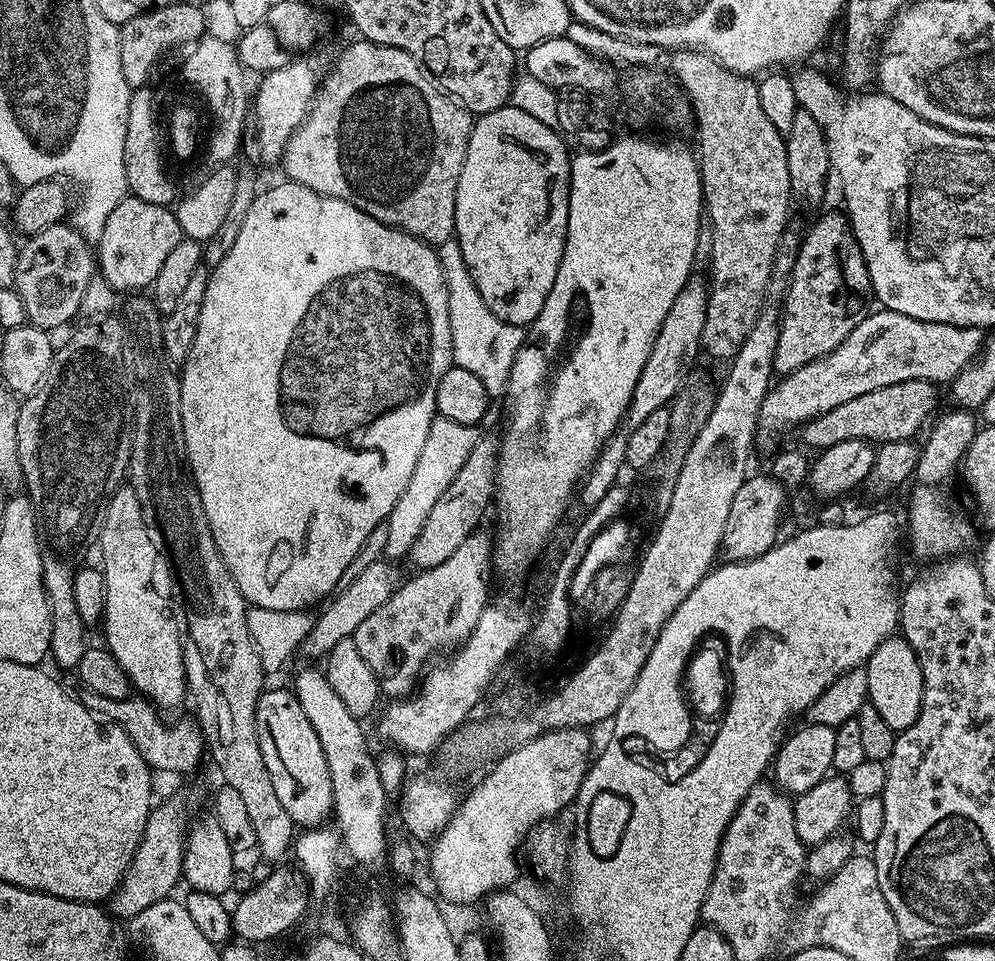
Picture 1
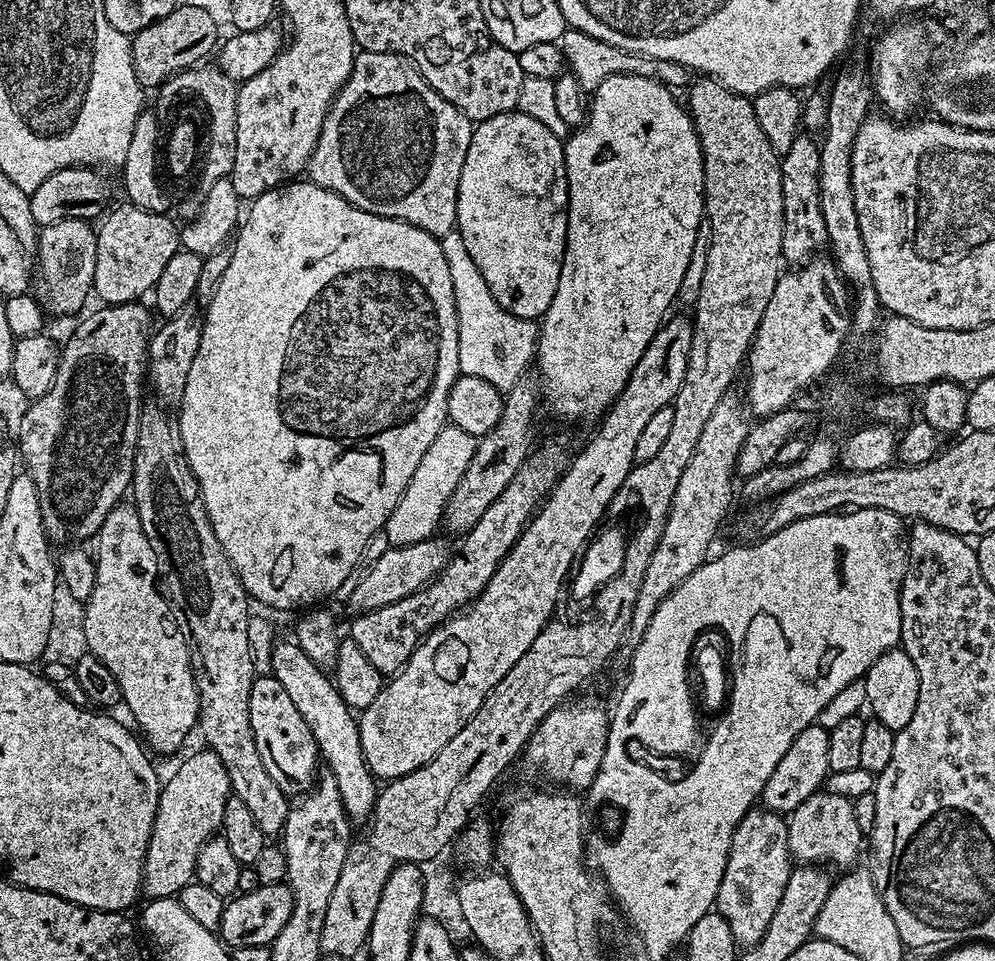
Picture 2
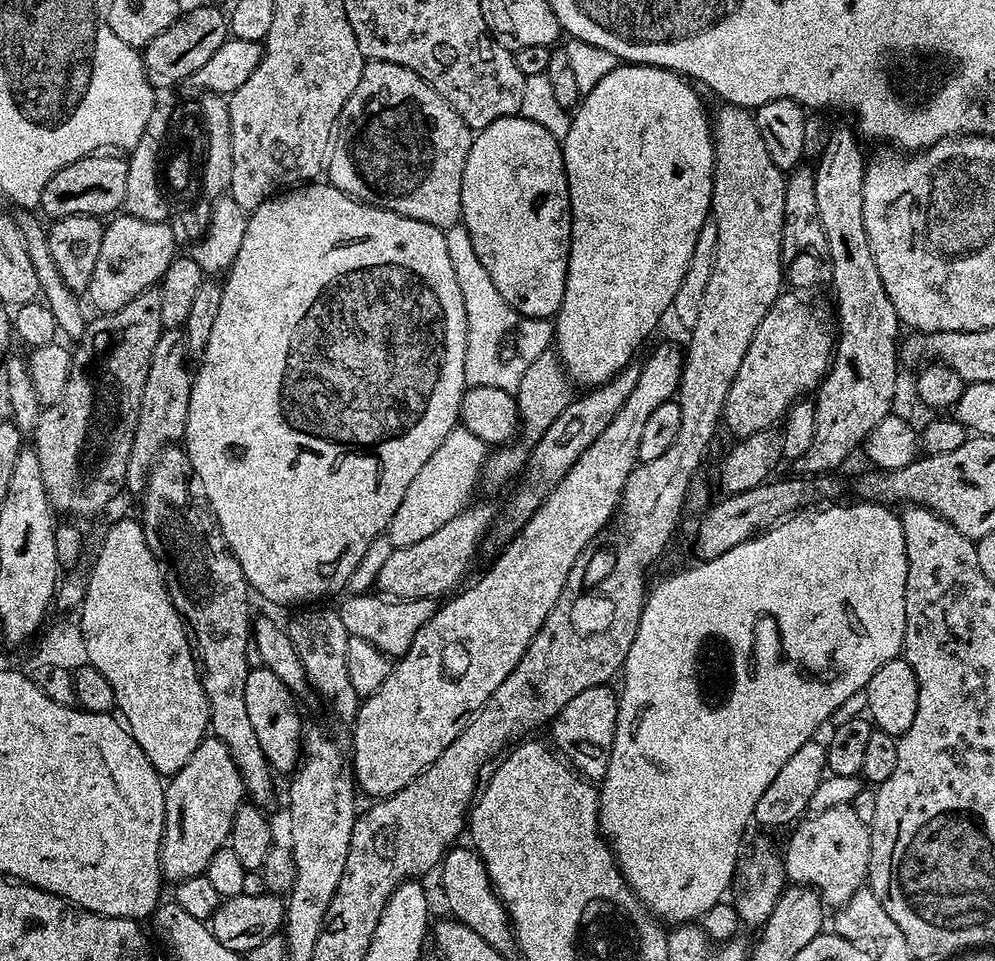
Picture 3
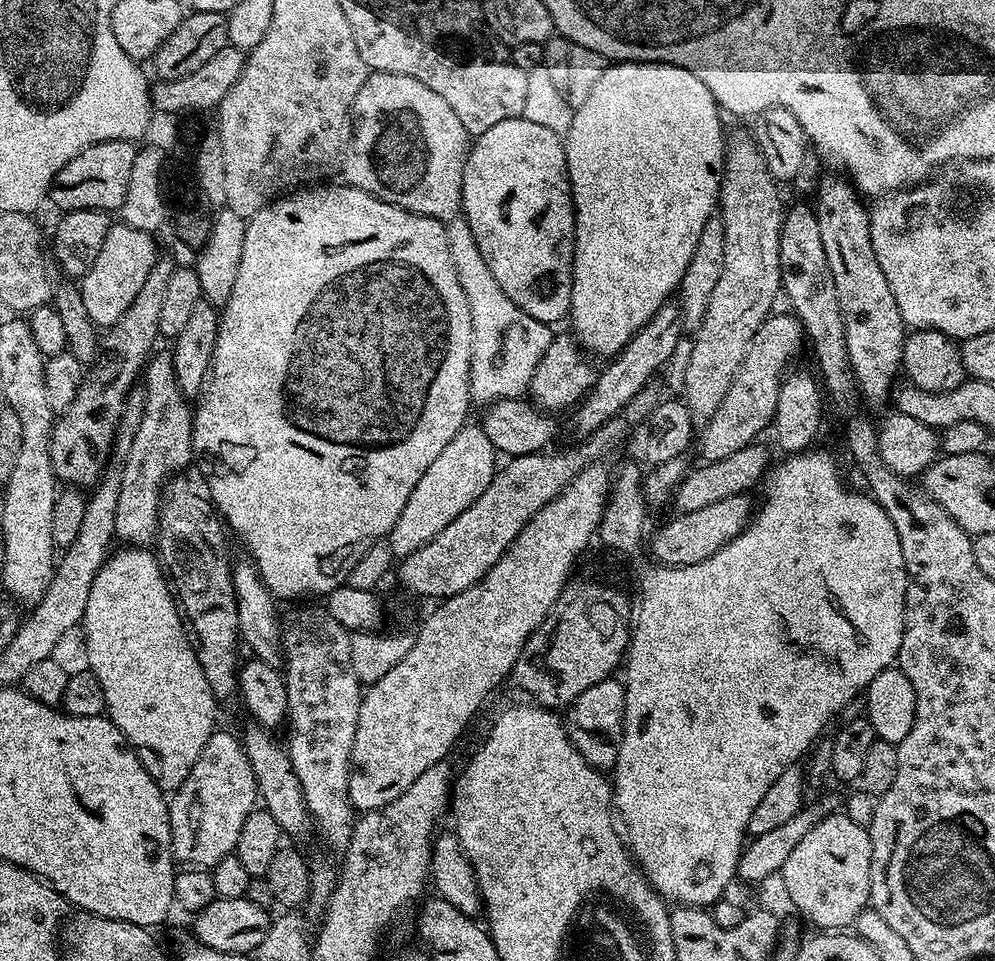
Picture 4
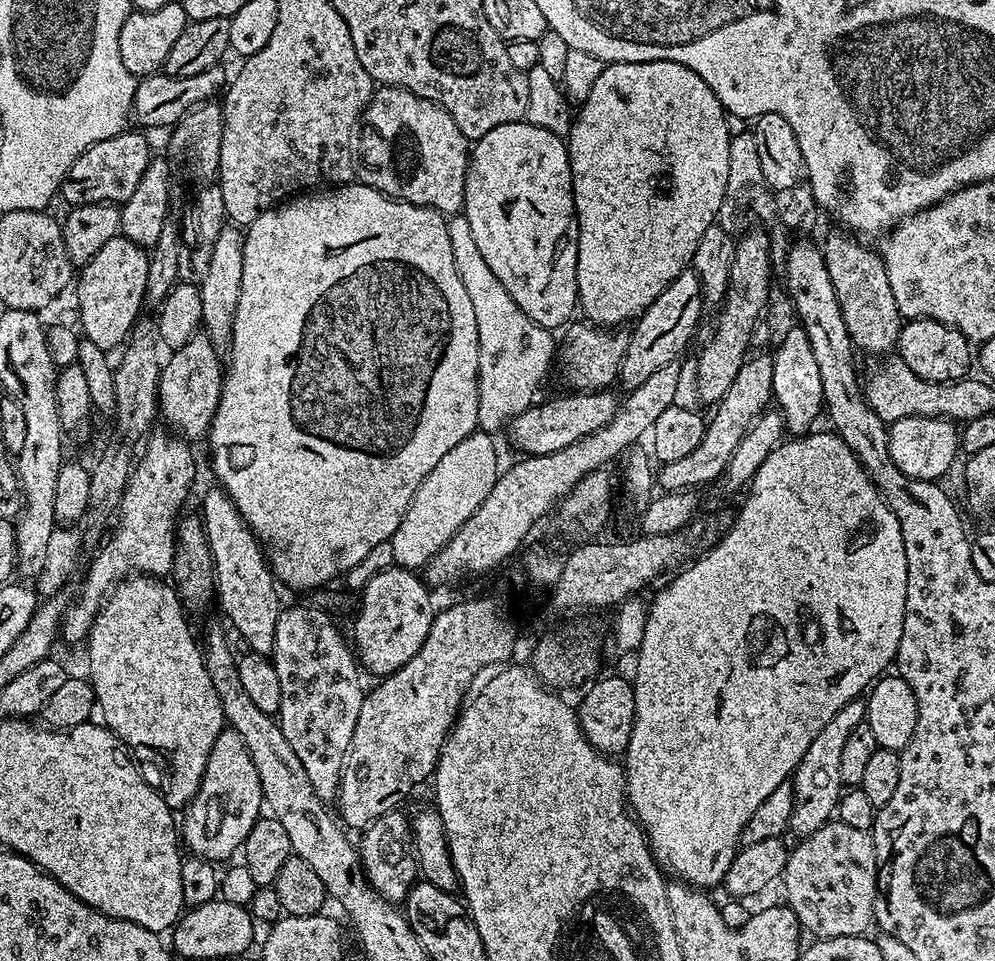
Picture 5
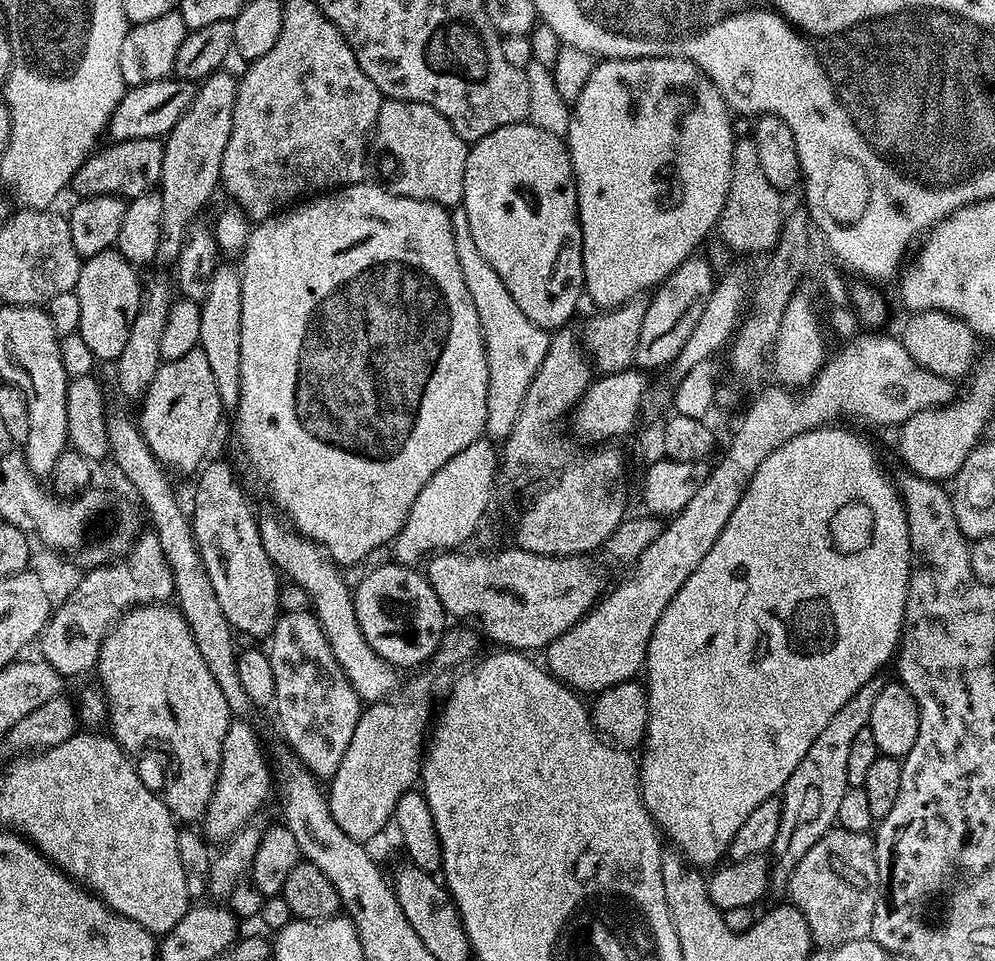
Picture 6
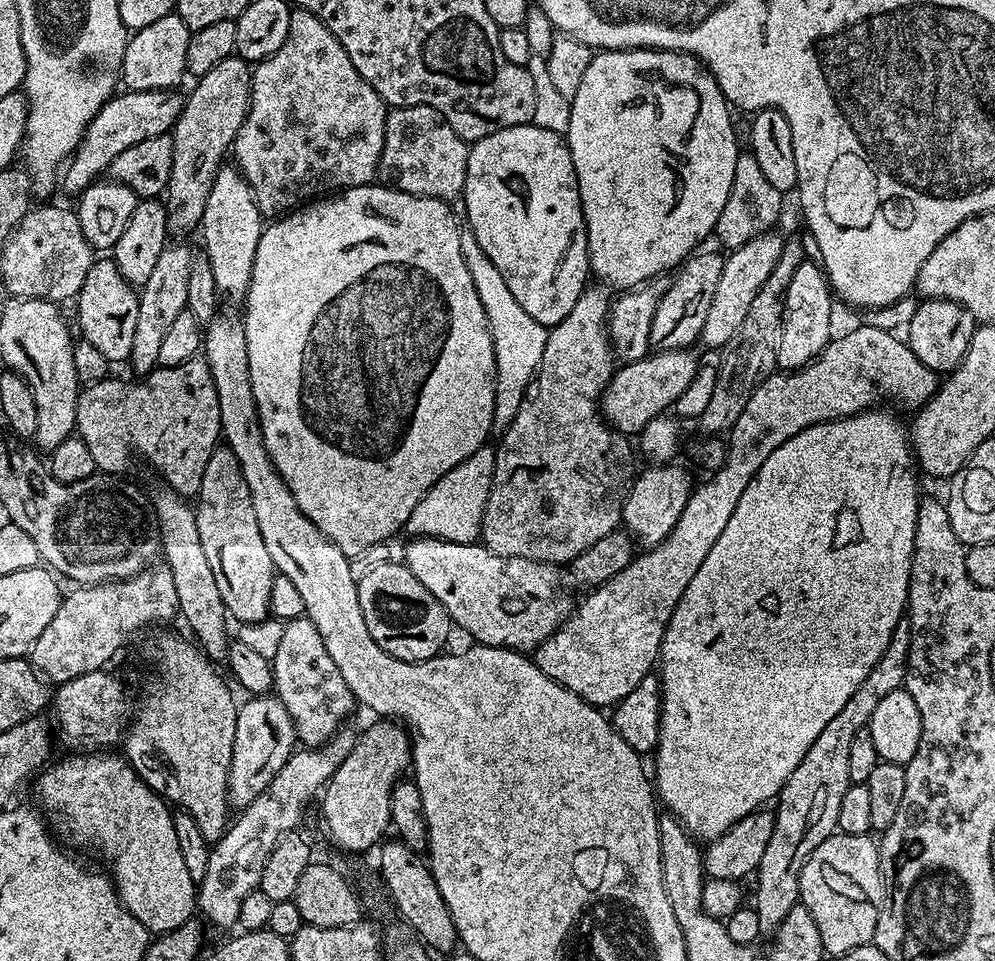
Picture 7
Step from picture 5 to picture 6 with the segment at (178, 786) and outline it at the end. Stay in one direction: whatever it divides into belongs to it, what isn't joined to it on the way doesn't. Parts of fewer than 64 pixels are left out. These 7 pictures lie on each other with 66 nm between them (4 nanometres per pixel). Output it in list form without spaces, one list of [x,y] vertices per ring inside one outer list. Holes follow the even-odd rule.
[[[165,602],[129,608],[105,636],[95,671],[100,672],[98,684],[108,701],[106,720],[109,725],[112,723],[110,732],[116,743],[129,757],[140,761],[152,756],[154,763],[164,767],[162,799],[177,821],[203,821],[217,784],[222,742],[234,717],[218,682],[214,682],[206,662],[202,662],[198,646],[194,646],[194,634],[190,634],[179,607]]]

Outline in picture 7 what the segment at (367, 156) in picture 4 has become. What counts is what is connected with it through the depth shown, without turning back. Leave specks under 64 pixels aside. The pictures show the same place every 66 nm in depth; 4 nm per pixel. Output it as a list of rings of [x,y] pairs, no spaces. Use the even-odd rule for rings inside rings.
[[[430,106],[392,108],[386,118],[378,176],[400,192],[452,202],[463,193],[469,151],[469,145],[438,110]]]

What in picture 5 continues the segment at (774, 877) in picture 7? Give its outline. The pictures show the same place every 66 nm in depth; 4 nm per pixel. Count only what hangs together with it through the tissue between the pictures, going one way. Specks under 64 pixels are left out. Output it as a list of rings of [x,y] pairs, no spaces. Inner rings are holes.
[[[863,699],[851,700],[826,726],[822,726],[822,731],[818,733],[818,738],[810,742],[810,750],[802,754],[802,762],[796,767],[794,775],[791,777],[793,788],[793,812],[789,818],[788,828],[796,835],[796,838],[803,838],[814,834],[833,819],[837,811],[842,795],[842,750],[846,750],[846,738],[850,738],[850,730],[854,726],[865,723],[868,715],[868,705]]]

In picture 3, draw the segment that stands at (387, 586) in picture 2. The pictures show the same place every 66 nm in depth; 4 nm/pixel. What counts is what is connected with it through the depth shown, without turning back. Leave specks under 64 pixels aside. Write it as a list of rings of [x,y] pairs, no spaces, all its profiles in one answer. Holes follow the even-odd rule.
[[[475,504],[450,518],[442,530],[434,530],[434,534],[414,542],[414,546],[392,548],[376,572],[376,584],[381,588],[377,589],[394,600],[436,600],[455,593],[480,548],[480,539],[487,532],[489,535],[494,524],[491,506]]]

